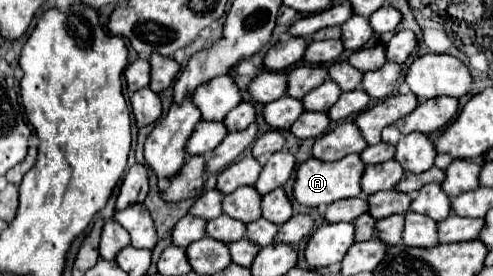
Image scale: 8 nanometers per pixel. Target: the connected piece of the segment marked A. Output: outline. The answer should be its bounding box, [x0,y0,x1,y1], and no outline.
[294,154,366,206]

